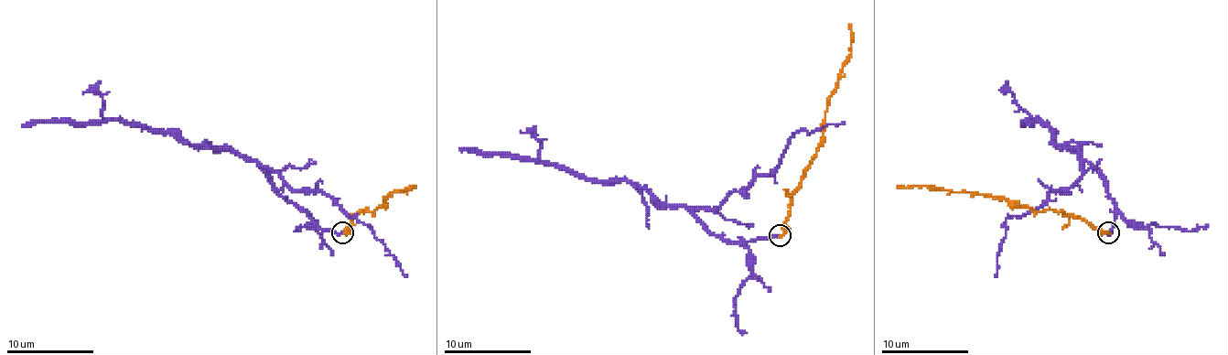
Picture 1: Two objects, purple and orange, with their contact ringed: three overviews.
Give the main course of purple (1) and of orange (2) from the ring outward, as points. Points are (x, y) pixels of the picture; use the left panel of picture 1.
1: (341, 233), (322, 231), (246, 155), (196, 148), (170, 134), (153, 134), (118, 120), (22, 126)
2: (341, 233), (359, 211), (372, 211), (390, 194), (411, 186)

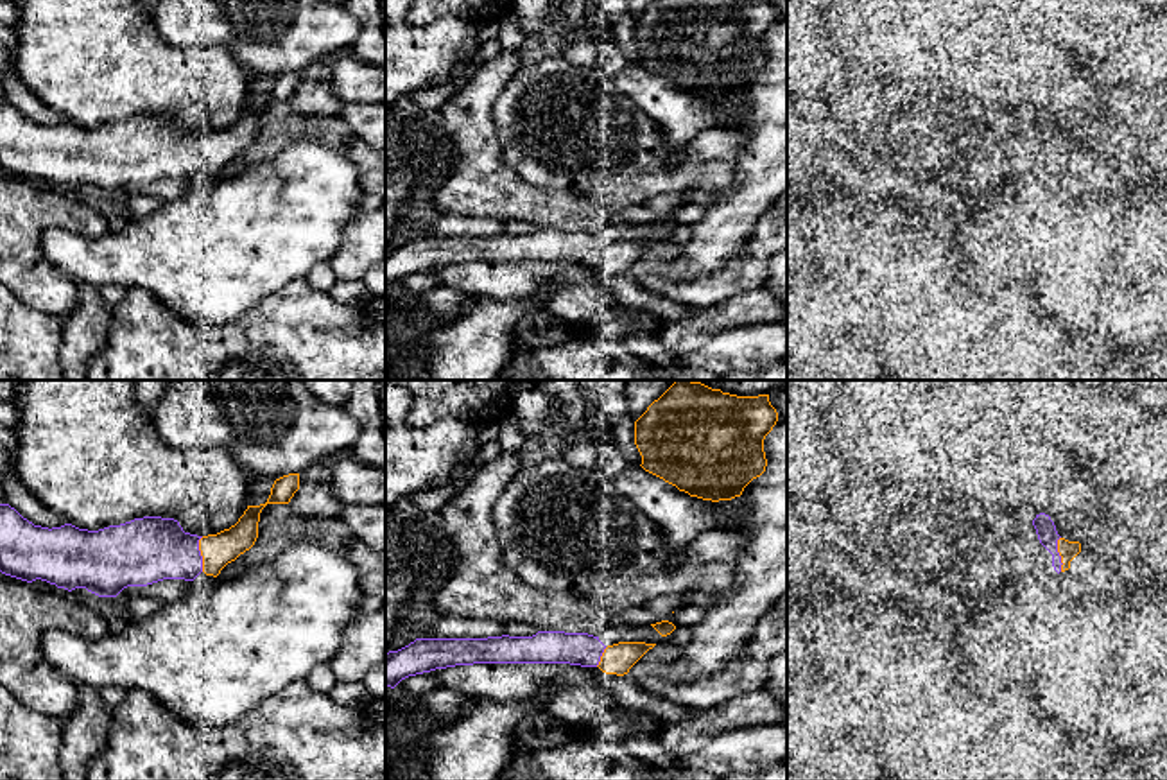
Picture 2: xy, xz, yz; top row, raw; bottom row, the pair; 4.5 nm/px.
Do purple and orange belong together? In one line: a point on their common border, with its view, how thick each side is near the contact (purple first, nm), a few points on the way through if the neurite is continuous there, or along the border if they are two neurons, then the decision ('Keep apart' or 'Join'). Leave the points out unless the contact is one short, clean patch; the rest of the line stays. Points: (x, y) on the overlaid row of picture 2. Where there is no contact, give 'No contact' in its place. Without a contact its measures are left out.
Touches purple at xy (199, 554). Thickness 300 nm (purple) against 150 nm. Join

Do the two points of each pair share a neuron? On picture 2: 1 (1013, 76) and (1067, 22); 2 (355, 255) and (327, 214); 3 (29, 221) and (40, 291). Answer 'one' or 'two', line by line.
1: two
2: two
3: one

